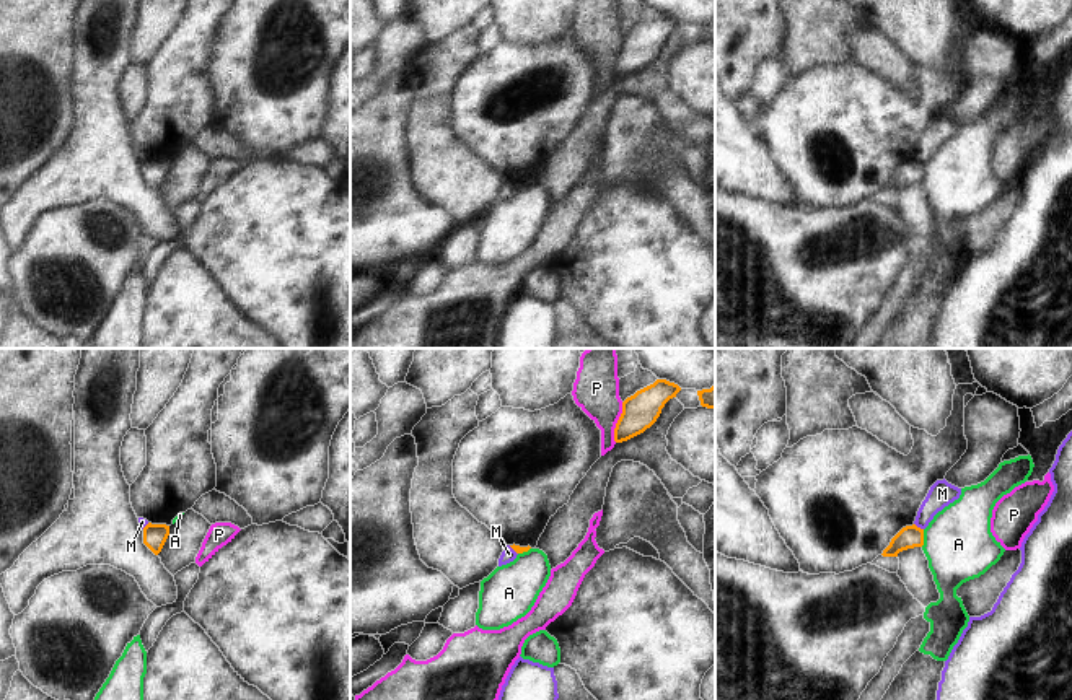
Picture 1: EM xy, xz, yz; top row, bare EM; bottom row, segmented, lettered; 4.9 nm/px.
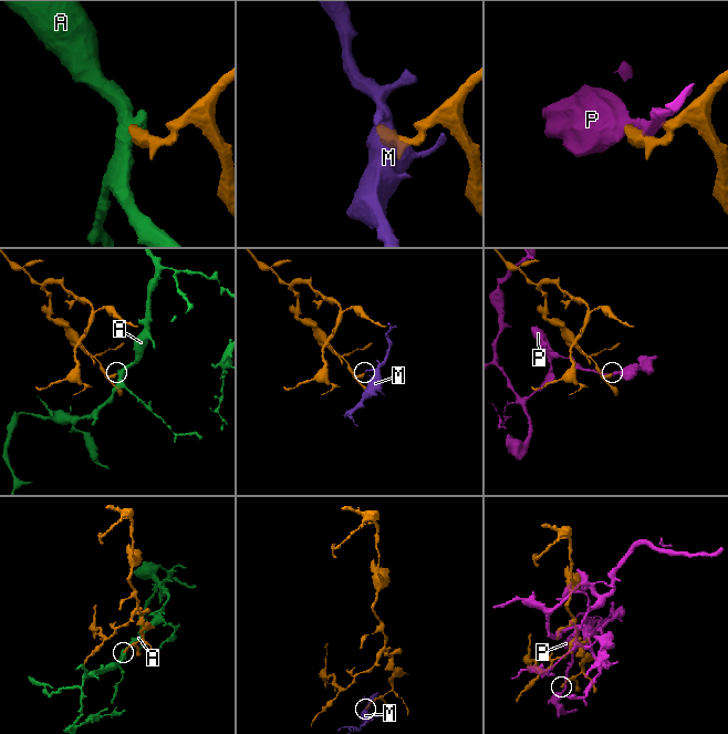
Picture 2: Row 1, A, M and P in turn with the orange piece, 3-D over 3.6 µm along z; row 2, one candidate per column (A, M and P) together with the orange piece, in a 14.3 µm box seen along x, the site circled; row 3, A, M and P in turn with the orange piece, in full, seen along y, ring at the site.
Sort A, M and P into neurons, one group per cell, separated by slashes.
A / M / P

